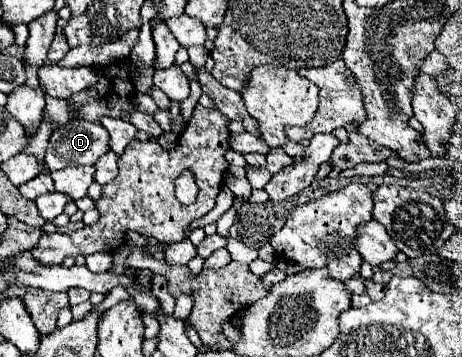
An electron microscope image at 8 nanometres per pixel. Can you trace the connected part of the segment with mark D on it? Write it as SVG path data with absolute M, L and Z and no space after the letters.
M73 119L65 127L53 131L45 153L49 169L63 169L71 165L93 165L109 147L109 133L101 123Z

